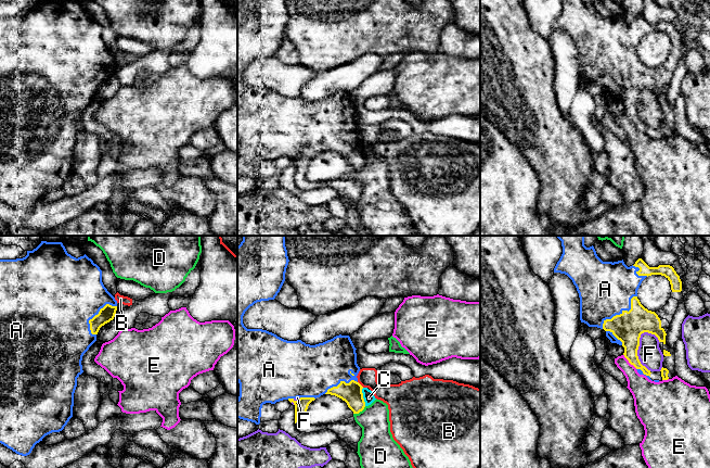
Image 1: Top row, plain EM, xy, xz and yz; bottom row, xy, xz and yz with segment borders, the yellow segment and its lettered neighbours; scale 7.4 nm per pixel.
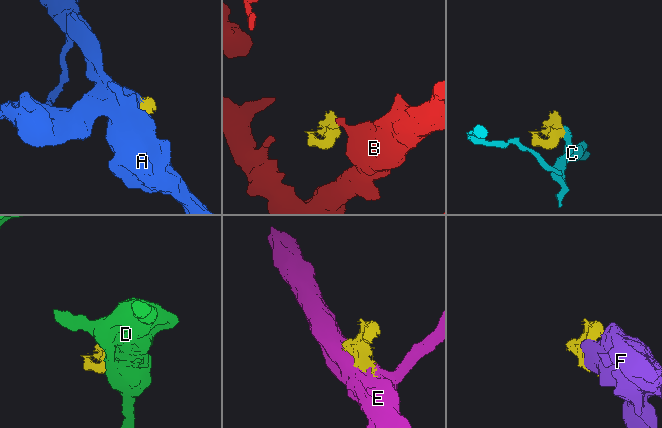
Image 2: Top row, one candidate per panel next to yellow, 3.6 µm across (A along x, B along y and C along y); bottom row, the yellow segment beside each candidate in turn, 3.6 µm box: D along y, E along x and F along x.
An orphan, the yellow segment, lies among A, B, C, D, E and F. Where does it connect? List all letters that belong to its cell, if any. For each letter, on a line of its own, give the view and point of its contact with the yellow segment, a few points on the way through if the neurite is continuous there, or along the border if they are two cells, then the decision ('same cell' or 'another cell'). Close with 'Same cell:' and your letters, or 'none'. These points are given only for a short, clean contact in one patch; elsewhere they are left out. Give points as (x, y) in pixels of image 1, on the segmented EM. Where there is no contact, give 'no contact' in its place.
A: contact yz (622, 312); same cell
B: contact xz (360, 384); border xz (358, 381), (363, 387); another cell
C: contact xz (362, 396); border xz (362, 388), (362, 397), (365, 405); another cell
D: contact xz (359, 412); border xz (365, 406), (353, 414); another cell
E: contact yz (629, 362); border yz (623, 354), (636, 368); another cell
F: contact yz (636, 352); another cell
Same cell: A

